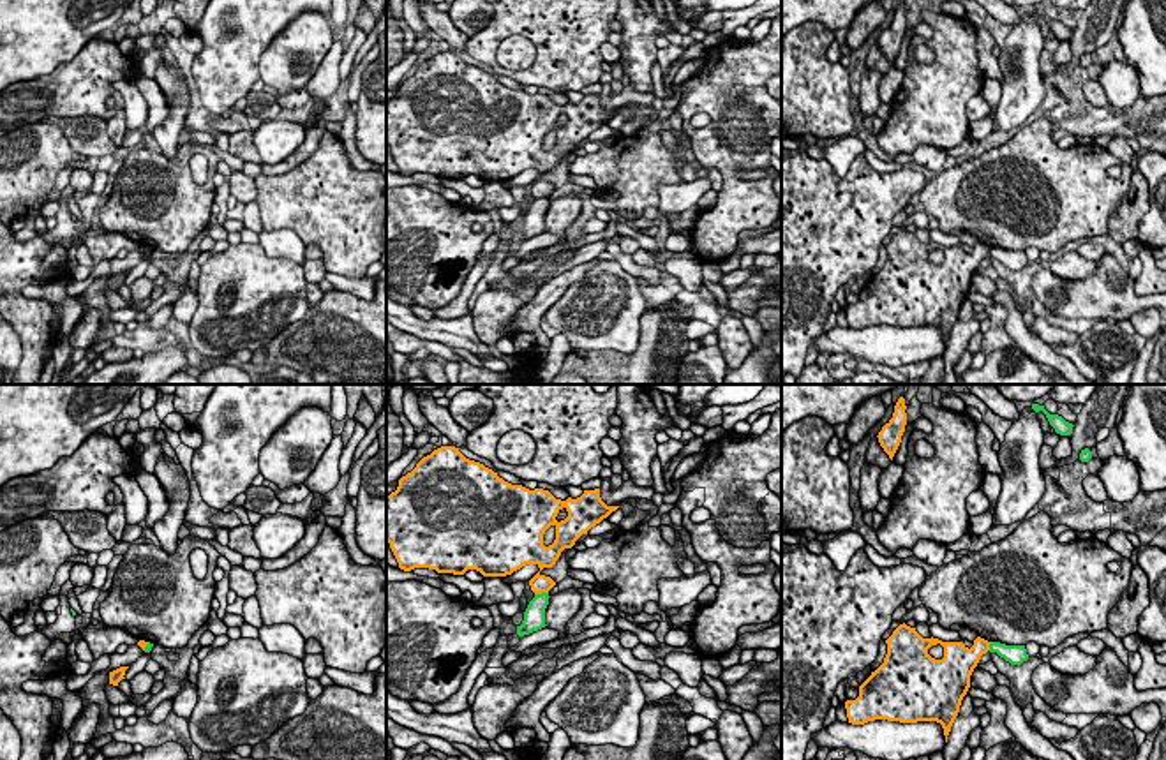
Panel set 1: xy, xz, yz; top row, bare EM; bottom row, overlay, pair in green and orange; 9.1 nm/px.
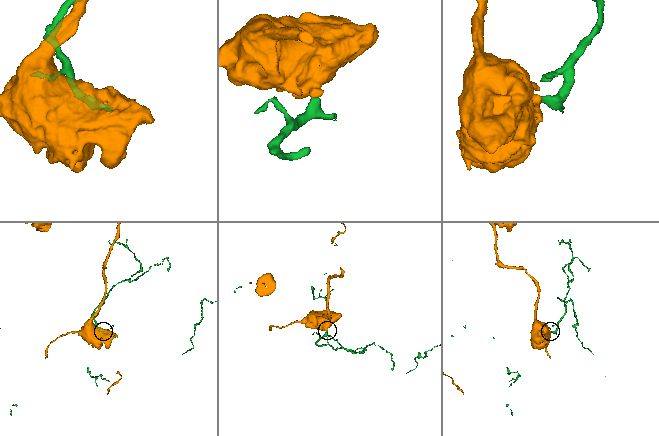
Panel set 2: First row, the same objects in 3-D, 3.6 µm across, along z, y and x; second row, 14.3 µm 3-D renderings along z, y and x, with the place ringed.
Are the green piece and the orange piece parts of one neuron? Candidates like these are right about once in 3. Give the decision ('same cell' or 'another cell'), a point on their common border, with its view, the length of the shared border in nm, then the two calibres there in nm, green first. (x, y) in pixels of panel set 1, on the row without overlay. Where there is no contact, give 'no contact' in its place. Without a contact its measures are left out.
another cell | xz (542, 198) | 130 nm | 190/160 nm

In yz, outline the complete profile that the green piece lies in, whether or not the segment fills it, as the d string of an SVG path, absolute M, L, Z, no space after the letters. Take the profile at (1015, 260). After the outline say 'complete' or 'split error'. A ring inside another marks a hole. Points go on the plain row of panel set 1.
M1000 247L990 249L990 257L997 257L1000 263L1009 266L1011 270L1021 270L1028 265L1025 250L1005 250Z; complete

